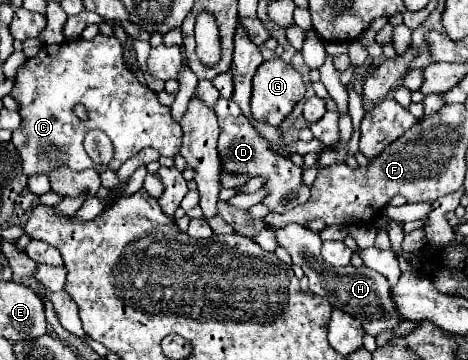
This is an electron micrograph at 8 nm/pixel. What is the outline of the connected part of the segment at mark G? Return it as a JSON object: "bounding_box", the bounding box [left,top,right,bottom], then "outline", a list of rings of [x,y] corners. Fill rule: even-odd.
{"bounding_box":[251,58,305,126],"outline":[[[281,58],[265,60],[255,78],[253,78],[253,96],[251,96],[251,112],[259,122],[267,122],[273,126],[279,126],[285,116],[293,110],[293,106],[305,96],[305,84],[301,74]]]}

